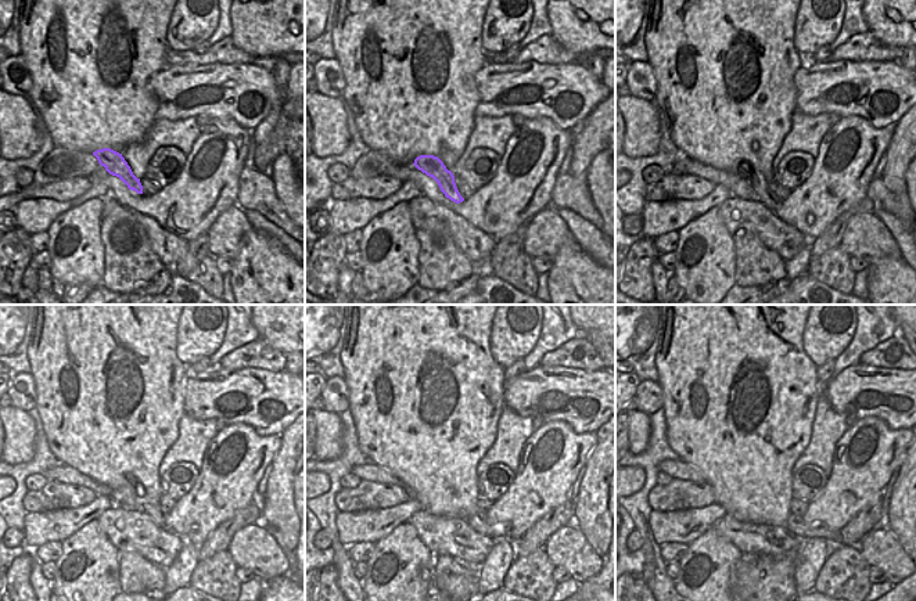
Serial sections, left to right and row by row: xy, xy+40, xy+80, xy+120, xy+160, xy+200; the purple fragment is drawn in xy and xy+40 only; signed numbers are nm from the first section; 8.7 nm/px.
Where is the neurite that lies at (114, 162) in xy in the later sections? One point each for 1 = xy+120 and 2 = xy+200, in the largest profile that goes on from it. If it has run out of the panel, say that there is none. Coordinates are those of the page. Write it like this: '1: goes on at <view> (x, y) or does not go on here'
1: goes on at xy+120 (150, 508)
2: goes on at xy+200 (796, 525)

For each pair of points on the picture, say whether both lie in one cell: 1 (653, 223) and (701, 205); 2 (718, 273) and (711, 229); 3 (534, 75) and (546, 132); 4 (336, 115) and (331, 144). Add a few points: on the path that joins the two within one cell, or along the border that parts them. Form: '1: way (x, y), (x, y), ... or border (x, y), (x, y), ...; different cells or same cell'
1: way (665, 216), (689, 209); same cell
2: way (715, 262), (715, 248), (711, 240); same cell
3: border (527, 119), (548, 117), (567, 132); different cells
4: way (331, 122), (331, 137); same cell

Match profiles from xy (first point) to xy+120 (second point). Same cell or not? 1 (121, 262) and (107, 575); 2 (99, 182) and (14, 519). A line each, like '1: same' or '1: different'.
1: different
2: different

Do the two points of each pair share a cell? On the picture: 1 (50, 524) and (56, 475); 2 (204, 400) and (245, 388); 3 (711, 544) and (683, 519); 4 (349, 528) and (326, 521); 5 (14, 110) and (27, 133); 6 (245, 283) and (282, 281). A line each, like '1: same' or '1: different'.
1: different
2: same
3: different
4: different
5: same
6: same

